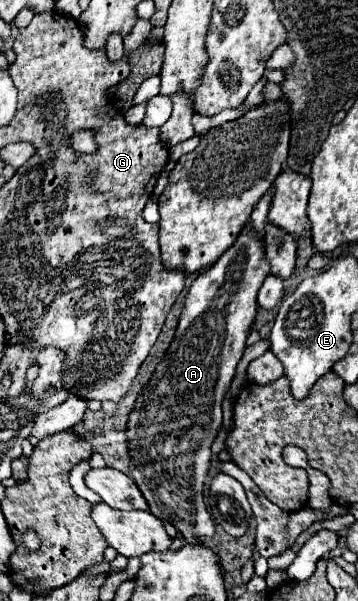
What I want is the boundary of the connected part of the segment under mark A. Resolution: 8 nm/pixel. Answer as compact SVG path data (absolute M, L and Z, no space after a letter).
M246 228L246 230L238 236L238 240L232 244L232 248L226 250L226 252L220 256L220 260L218 260L216 264L212 264L208 270L204 270L204 272L194 280L194 284L190 286L188 296L186 296L186 300L184 300L184 310L182 310L182 314L180 314L180 322L178 322L178 328L176 328L176 336L174 336L174 340L172 340L168 352L164 354L162 362L158 364L154 376L150 378L148 386L146 386L146 388L142 390L142 394L138 396L138 400L136 400L136 404L134 404L134 410L130 412L130 420L128 420L128 448L130 448L130 456L132 456L132 462L130 462L130 466L132 466L132 468L130 468L130 470L132 470L132 478L134 478L134 482L138 484L142 496L146 498L146 502L148 502L148 506L150 506L150 512L152 512L154 516L158 516L160 520L172 522L172 524L176 526L176 530L180 530L182 536L184 536L188 542L198 542L198 536L212 536L212 534L214 534L214 524L212 524L210 514L206 512L204 494L202 494L202 490L204 490L204 476L206 476L208 466L210 466L210 446L212 446L212 442L214 442L214 438L216 438L216 434L218 434L218 428L220 428L220 424L222 424L222 400L224 400L224 394L226 394L226 390L230 388L230 382L232 382L232 378L234 378L234 374L236 374L236 366L238 366L238 362L240 362L240 358L242 358L242 354L244 354L244 348L246 348L246 336L248 336L250 326L252 326L254 316L256 316L256 292L258 292L260 284L264 282L264 278L266 278L268 272L270 272L270 266L268 266L268 262L266 262L266 258L264 258L264 246L262 246L260 238L258 238L256 234L252 234L250 228Z

